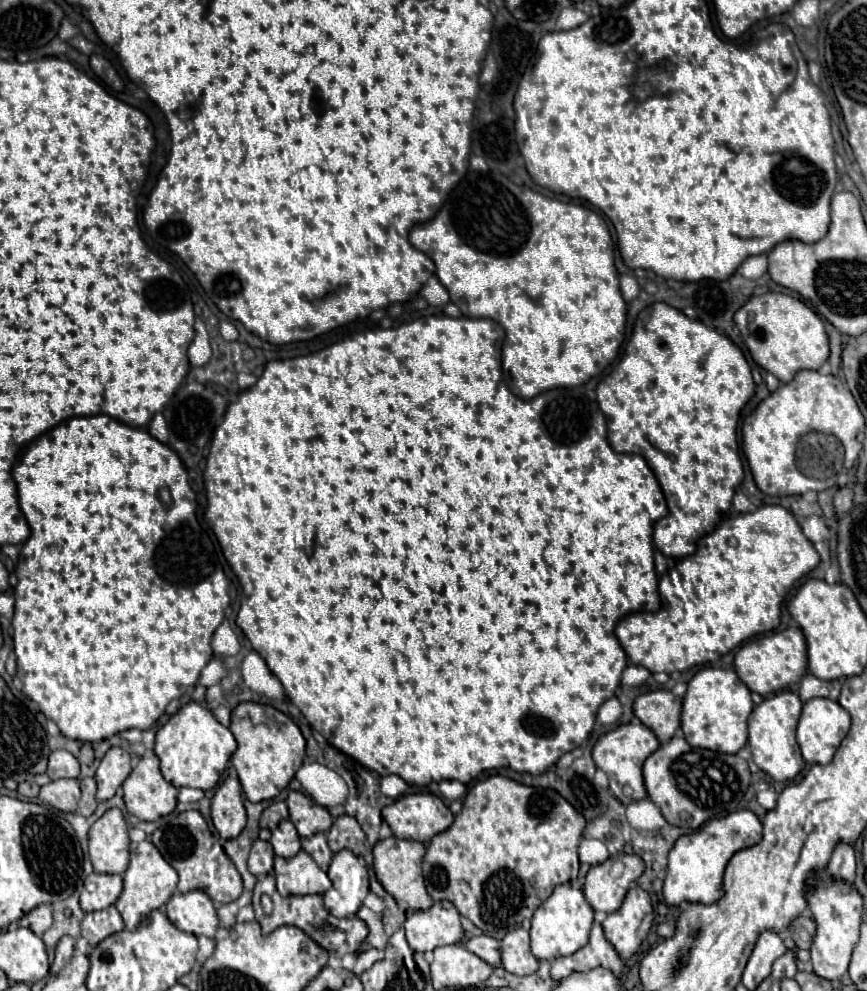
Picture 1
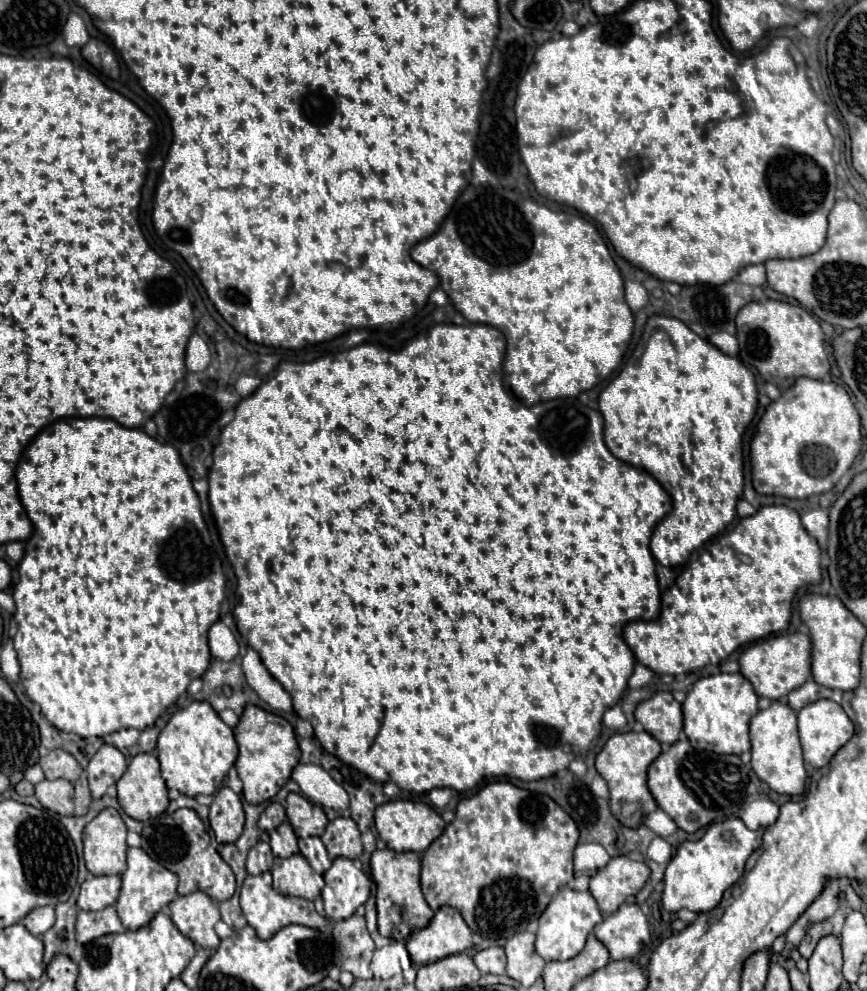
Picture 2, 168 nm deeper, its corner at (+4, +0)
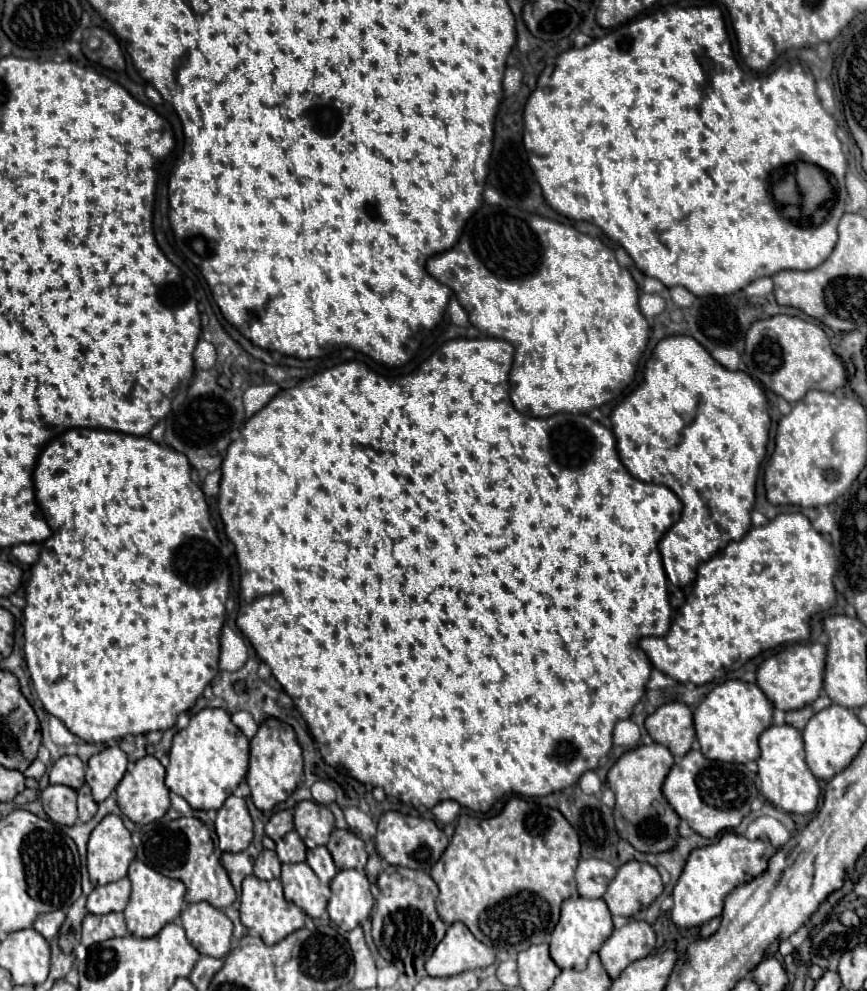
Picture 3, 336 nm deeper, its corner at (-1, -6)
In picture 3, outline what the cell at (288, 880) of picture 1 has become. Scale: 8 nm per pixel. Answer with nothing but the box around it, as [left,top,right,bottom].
[281,863,331,919]

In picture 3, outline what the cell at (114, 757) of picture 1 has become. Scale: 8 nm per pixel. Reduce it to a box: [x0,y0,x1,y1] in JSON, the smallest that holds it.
[85,747,127,803]

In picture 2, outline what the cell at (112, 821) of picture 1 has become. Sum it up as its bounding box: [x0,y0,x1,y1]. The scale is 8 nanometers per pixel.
[84,809,126,875]

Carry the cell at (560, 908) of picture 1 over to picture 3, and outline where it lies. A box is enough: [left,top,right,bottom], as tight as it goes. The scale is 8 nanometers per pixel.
[551,897,613,969]

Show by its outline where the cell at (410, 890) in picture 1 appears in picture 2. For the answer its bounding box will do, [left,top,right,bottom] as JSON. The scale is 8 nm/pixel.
[372,849,434,941]

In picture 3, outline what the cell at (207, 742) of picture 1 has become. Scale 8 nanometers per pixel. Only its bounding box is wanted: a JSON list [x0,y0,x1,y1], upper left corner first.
[165,709,249,809]

